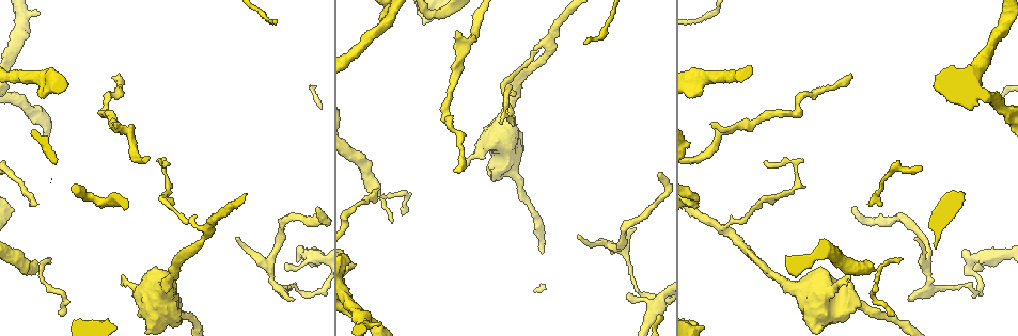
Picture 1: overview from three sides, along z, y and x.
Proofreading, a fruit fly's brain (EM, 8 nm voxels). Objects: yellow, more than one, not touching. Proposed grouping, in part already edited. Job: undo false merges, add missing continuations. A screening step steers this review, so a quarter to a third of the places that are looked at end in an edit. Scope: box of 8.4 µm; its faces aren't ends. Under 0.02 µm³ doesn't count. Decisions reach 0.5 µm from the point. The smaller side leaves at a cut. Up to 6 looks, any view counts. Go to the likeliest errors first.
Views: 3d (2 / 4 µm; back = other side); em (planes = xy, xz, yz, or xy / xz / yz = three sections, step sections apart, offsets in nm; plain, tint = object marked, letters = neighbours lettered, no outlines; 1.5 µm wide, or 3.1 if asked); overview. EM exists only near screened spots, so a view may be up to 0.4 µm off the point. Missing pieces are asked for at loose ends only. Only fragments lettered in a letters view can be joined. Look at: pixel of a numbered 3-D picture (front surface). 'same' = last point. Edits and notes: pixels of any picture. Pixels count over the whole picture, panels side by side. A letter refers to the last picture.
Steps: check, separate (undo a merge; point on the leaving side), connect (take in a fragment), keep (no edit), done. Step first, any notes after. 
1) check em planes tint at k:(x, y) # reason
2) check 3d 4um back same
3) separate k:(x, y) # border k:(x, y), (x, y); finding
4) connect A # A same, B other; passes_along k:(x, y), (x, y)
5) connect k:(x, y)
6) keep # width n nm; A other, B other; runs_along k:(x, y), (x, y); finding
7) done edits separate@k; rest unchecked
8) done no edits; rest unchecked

check 3d 2um at 1:(454, 172) # long arm stops here

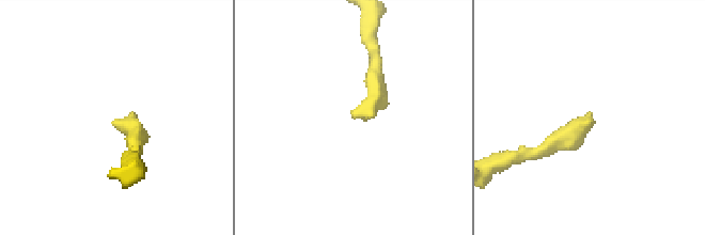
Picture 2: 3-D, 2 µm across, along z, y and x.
check em xy step 4 letters at 2:(115, 120)

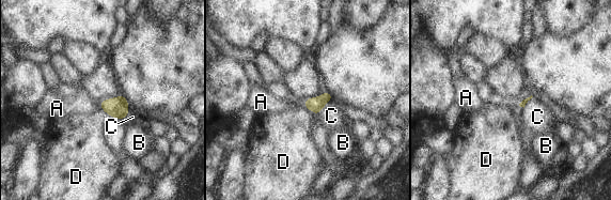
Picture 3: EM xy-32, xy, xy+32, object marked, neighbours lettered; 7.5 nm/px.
check em planes letters same # another direction

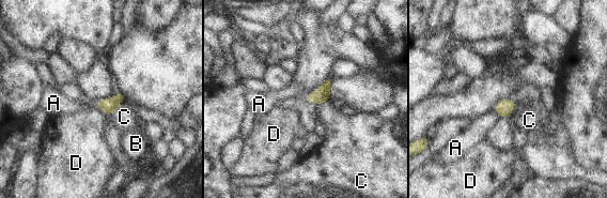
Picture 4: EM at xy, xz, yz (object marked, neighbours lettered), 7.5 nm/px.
keep # longest_contact C 170 nm; A other, B other, C other, D other; border 4:(97, 107), (106, 112); no lettered fragment goes on from it

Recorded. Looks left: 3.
check em yz step 8 tint at 1:(915, 238)

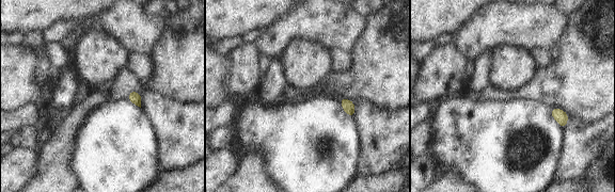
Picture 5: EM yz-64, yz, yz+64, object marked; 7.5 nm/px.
check em planes letters same # another direction

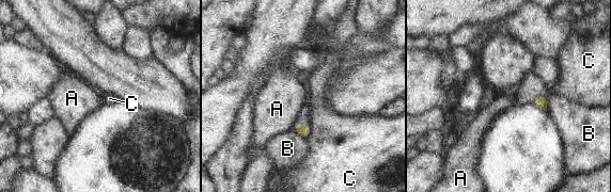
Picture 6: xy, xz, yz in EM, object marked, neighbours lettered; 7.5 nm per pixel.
keep # A other, B other, C other; border 6:(310, 126), (310, 133), (306, 138); none of them fits

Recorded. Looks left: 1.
done no edits; rest unchecked

